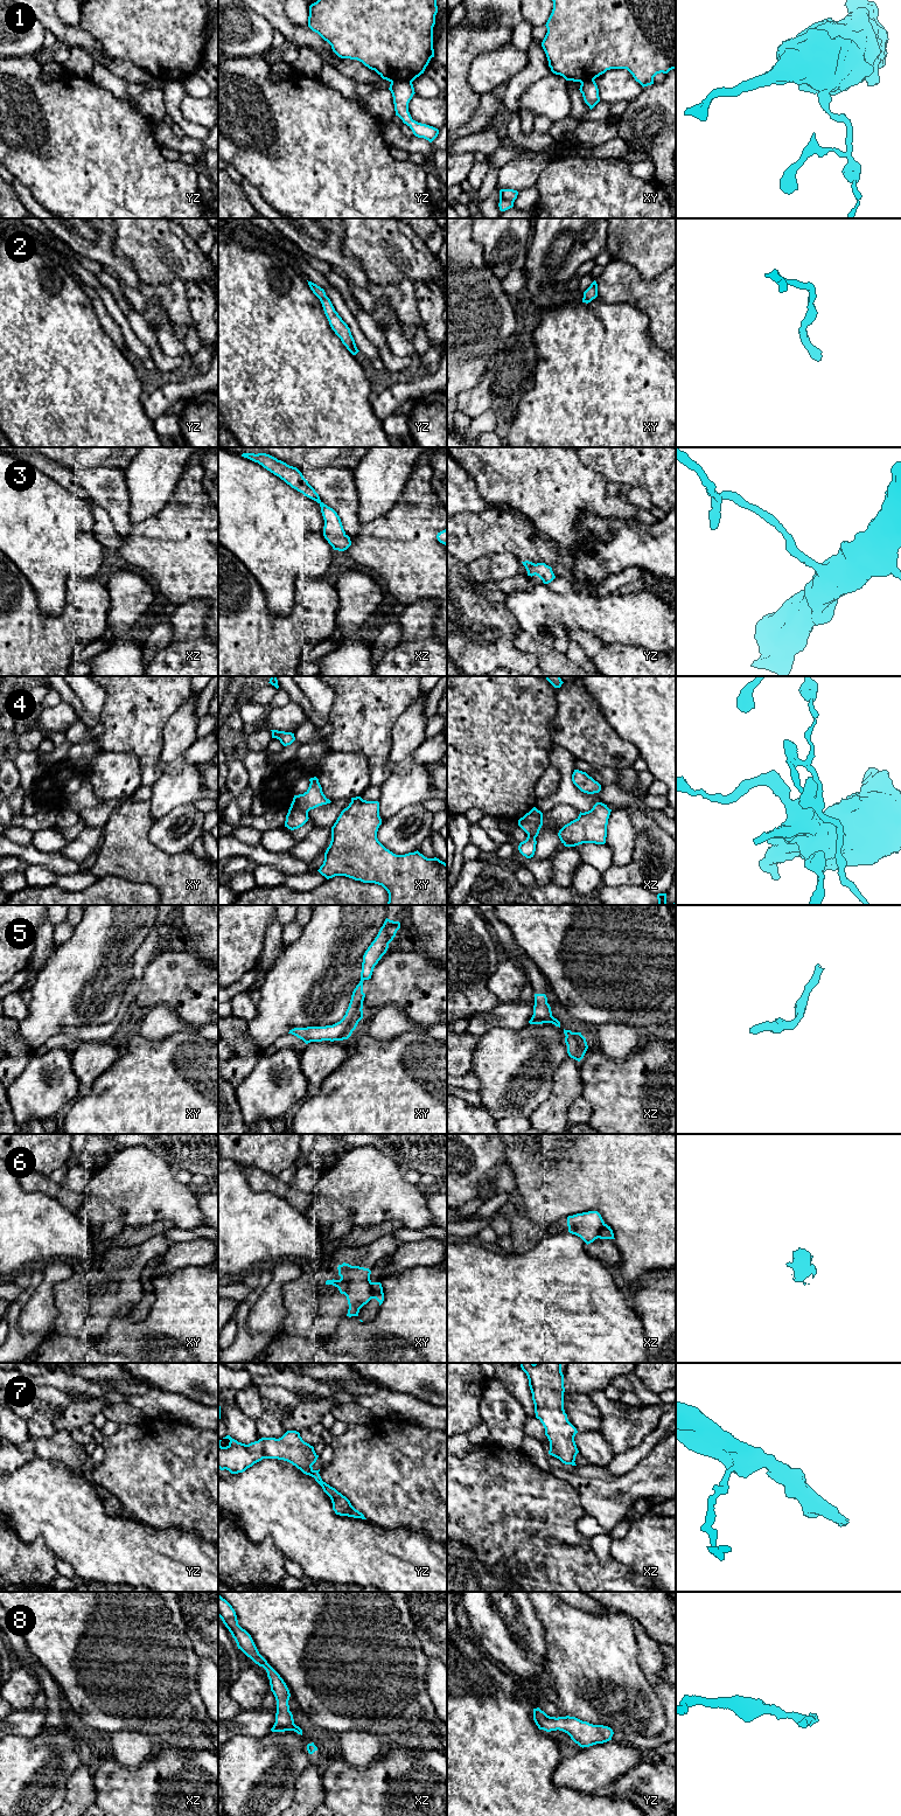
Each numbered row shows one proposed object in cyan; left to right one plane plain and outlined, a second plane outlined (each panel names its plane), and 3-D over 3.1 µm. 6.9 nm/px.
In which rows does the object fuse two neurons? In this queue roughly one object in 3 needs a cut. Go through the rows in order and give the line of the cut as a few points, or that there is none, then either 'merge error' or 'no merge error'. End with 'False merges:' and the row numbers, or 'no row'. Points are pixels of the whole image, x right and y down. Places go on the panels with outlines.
1: cut in yz along (391, 81), (409, 81), (411, 83); merge error
2: no cut; no merge error
3: no cut; no merge error
4: cut in xy along (290, 807), (307, 813); merge error
5: no cut; no merge error
6: cut in xy along (370, 1282), (372, 1298); merge error
7: no cut; no merge error
8: no cut; no merge error
False merges: 1, 4, 6

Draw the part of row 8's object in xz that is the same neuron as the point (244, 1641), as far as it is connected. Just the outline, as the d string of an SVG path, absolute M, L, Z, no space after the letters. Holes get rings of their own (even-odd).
M218 1596L218 1616L222 1619L225 1627L235 1638L238 1649L240 1649L256 1664L263 1667L270 1679L271 1691L277 1700L275 1723L271 1728L272 1732L294 1731L302 1735L302 1730L294 1724L293 1714L289 1711L288 1700L291 1697L289 1690L280 1677L280 1675L267 1663L259 1654L251 1635L238 1624L237 1615L232 1606Z

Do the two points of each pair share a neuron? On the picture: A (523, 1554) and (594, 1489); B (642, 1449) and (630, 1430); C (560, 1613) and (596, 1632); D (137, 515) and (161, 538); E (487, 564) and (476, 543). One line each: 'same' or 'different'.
A: different
B: different
C: same
D: different
E: different

